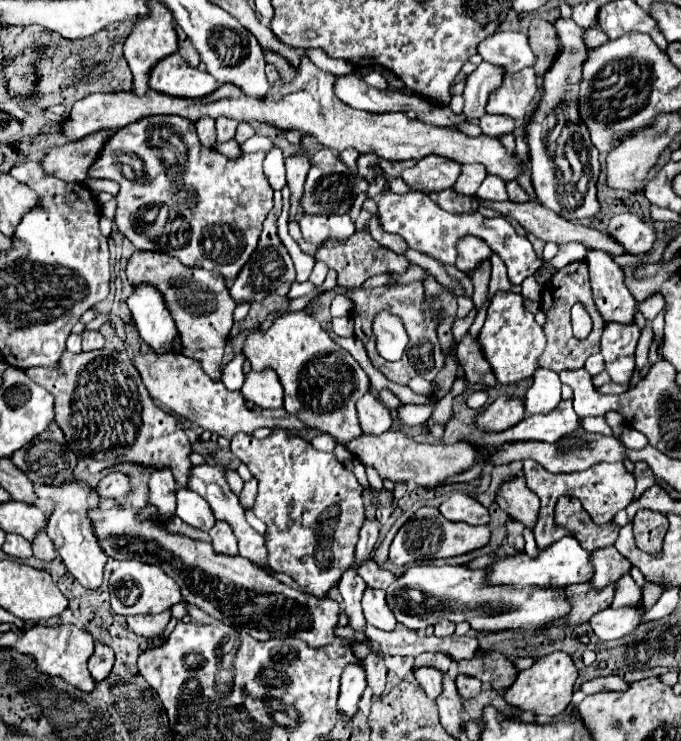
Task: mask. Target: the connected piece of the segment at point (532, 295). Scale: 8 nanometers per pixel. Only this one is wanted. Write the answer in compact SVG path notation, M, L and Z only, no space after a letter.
M529 276L527 280L523 280L523 290L521 294L527 298L527 300L533 300L533 302L539 302L541 300L541 286L537 284L537 280L533 276Z

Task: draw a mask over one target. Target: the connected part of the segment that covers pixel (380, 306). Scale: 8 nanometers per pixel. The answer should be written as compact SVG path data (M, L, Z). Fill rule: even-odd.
M411 282L407 286L381 286L381 288L367 288L367 290L357 290L349 296L353 300L353 320L355 320L355 336L365 344L367 354L377 370L381 370L391 382L395 384L407 384L413 374L421 374L425 380L435 380L437 372L445 366L445 356L439 346L437 334L435 334L435 322L427 316L427 310L423 308L423 284L421 282ZM379 312L391 312L393 316L399 316L403 320L403 326L409 334L409 346L405 348L405 354L399 362L389 362L379 356L375 348L375 334L371 328L371 320Z

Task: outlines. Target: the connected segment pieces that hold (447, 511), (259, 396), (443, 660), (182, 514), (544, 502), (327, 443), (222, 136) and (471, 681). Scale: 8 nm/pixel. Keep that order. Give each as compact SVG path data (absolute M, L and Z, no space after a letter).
M451 494L441 506L439 506L441 514L447 520L455 520L455 522L467 522L473 526L479 524L489 524L489 510L479 504L475 498L467 496L467 494Z
M269 368L263 372L251 370L245 376L241 394L245 396L245 400L251 400L261 408L281 408L283 406L283 388L279 384L279 378L275 376L275 370L269 370Z
M425 652L423 656L415 658L415 668L419 668L419 666L433 666L433 668L445 672L449 668L449 664L451 664L451 658L443 656L443 652L441 654L439 652Z
M185 486L177 488L177 510L175 510L175 514L183 522L187 522L195 528L201 528L201 530L209 530L215 524L215 516L211 512L211 508L207 508L207 502L197 492L191 492Z
M525 460L523 462L523 474L525 474L527 486L541 500L539 516L537 516L537 522L535 522L535 528L533 528L535 540L537 540L539 548L547 548L549 544L553 544L559 538L567 536L567 530L557 528L553 524L553 508L555 508L557 498L561 498L561 496L575 496L575 498L579 498L581 504L583 504L583 508L595 520L595 524L607 524L607 522L613 520L615 512L623 510L633 500L633 490L635 490L635 478L627 472L627 468L623 466L623 462L595 464L589 470L573 472L573 474L551 474L545 468L539 468L539 464L535 464L533 460Z
M319 432L319 434L311 440L311 444L313 444L313 448L323 450L323 452L333 452L335 446L337 446L337 442L335 442L329 434L323 434L323 432Z
M219 118L215 124L217 124L217 142L227 142L235 136L235 128L237 128L235 120Z
M459 674L455 678L455 684L457 684L457 690L459 690L459 694L463 698L475 698L481 692L481 688L483 688L481 680L477 680L473 676L465 676L465 674Z

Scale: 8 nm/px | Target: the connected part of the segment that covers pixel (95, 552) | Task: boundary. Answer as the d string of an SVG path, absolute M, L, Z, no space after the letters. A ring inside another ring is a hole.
M67 480L61 484L41 484L35 488L39 498L51 498L55 508L47 522L47 534L53 540L61 560L65 562L67 570L85 586L85 588L99 588L103 580L103 566L107 562L107 554L99 548L99 540L95 540L95 530L91 528L91 520L87 512L91 508L99 508L101 496L91 488L85 480Z

